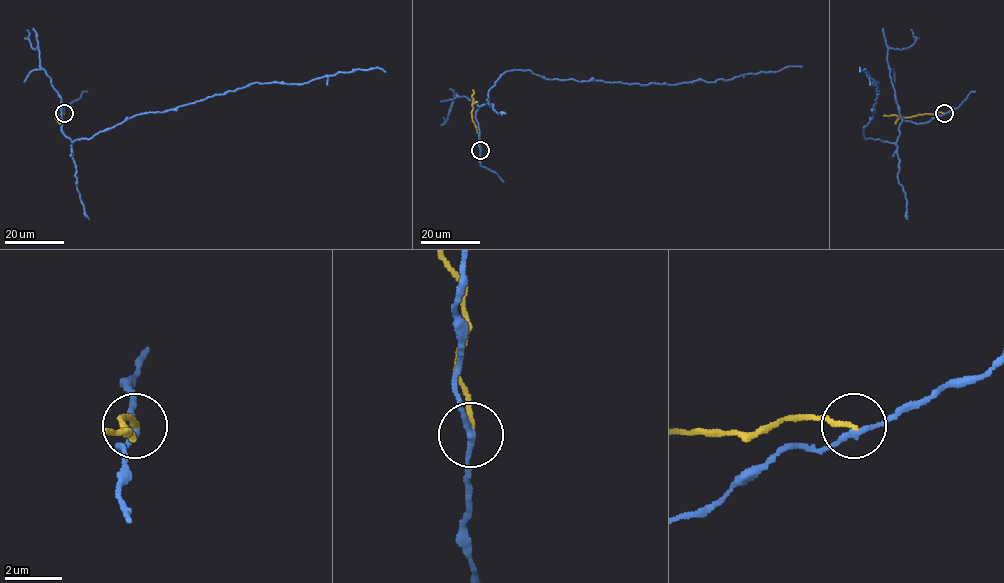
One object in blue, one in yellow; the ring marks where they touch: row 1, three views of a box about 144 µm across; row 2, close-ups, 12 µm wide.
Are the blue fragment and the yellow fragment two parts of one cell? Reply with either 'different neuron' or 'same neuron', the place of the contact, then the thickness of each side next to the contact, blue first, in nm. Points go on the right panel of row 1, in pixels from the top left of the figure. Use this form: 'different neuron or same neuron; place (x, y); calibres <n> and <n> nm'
different neuron; place (944, 113); calibres 180 and 180 nm

